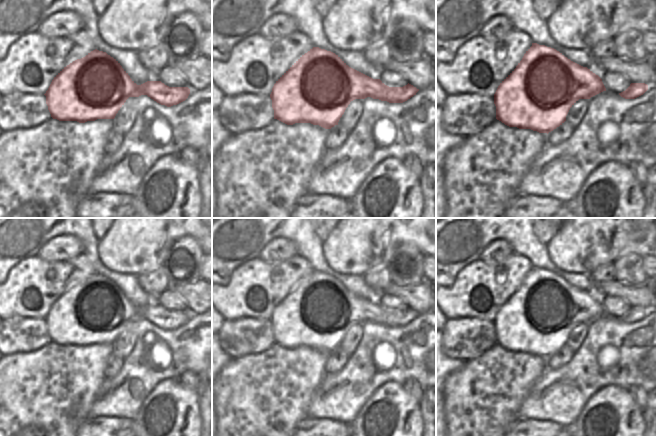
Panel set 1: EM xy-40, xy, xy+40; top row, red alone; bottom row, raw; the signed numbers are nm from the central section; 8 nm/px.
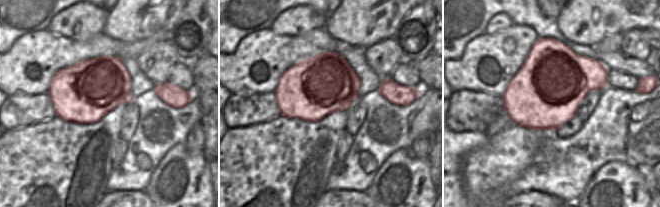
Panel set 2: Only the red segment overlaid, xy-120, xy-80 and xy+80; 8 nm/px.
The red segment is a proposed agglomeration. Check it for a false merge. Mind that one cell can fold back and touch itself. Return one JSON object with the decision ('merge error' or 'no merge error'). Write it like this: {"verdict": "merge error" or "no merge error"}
{"verdict": "no merge error"}

